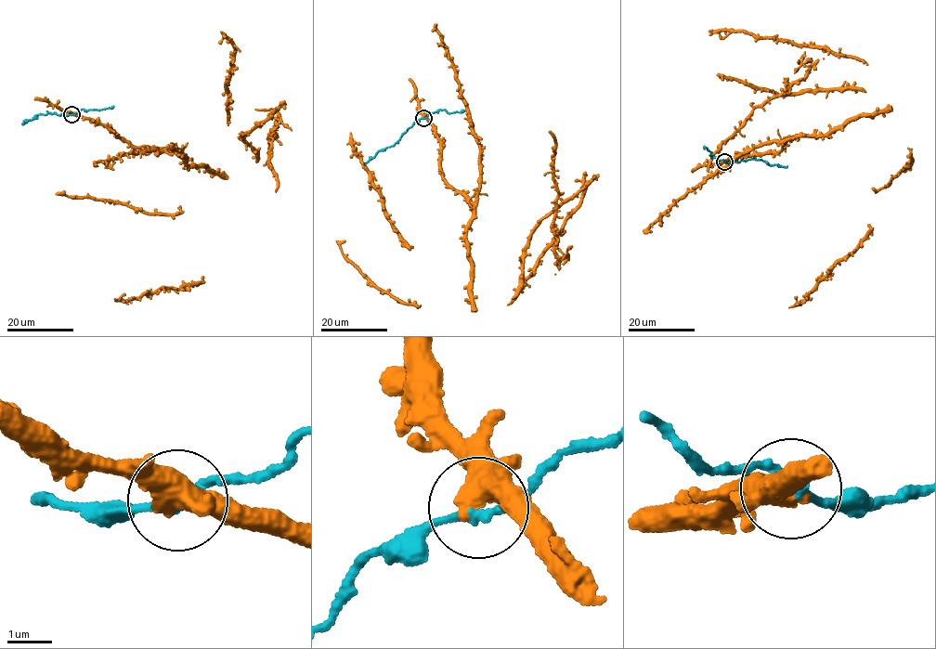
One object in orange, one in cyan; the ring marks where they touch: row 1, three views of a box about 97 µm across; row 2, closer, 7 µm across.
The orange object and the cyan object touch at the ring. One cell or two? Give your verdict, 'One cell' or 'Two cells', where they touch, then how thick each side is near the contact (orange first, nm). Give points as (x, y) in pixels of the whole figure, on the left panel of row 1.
Two cells. Place: (71, 114). Thickness 360 nm (orange) against 180 nm

